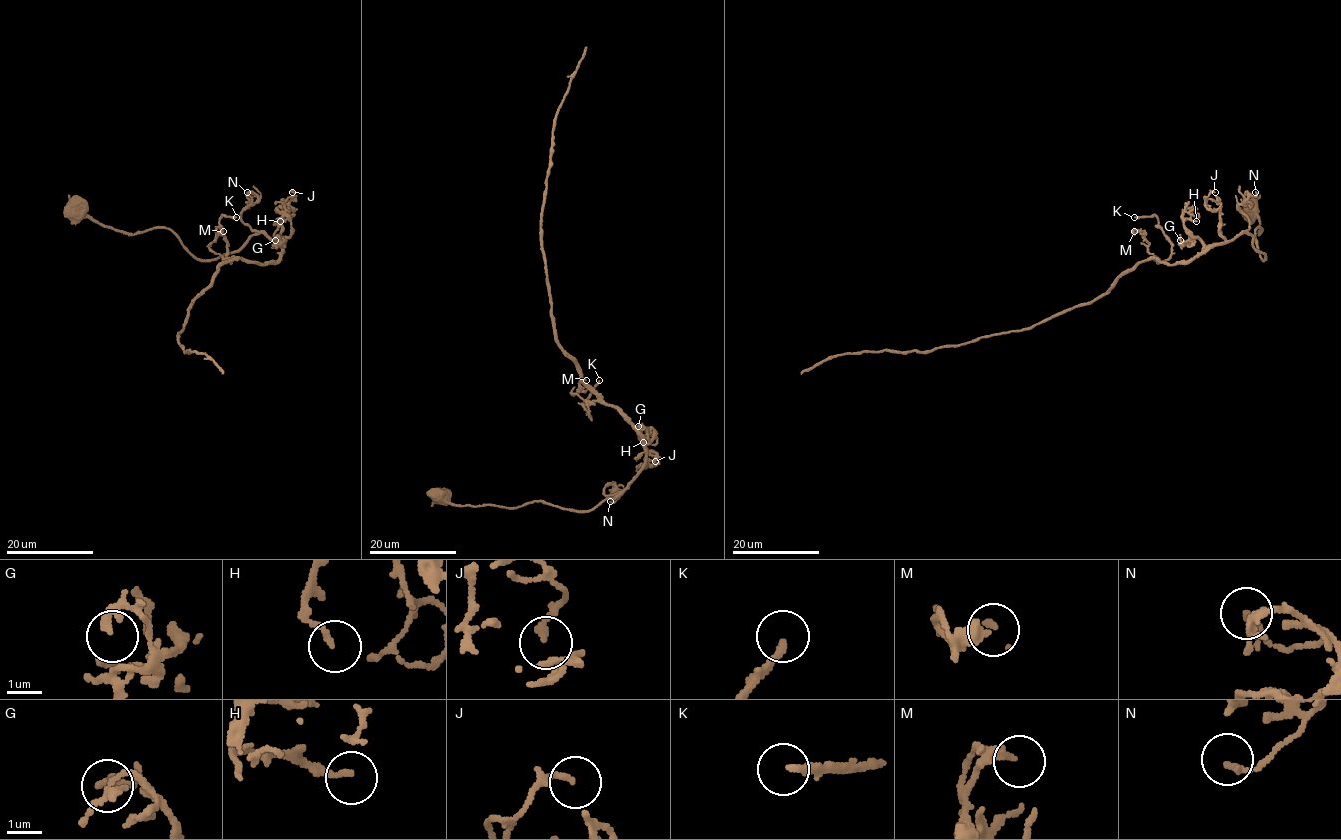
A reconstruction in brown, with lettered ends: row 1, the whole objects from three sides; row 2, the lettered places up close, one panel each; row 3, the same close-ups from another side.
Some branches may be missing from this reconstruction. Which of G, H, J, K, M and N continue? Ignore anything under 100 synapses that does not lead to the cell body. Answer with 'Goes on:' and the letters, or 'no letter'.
Goes on: no letter

